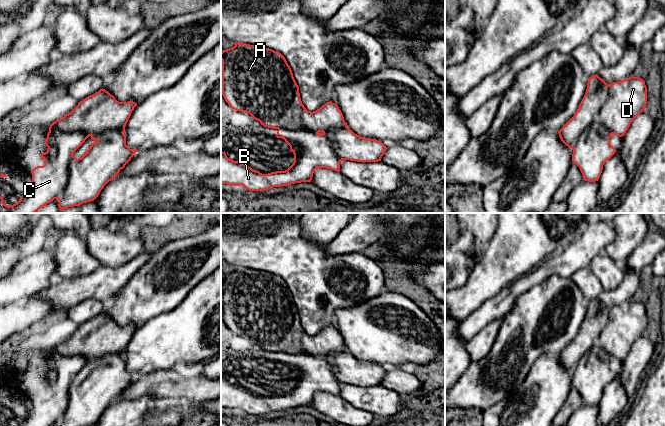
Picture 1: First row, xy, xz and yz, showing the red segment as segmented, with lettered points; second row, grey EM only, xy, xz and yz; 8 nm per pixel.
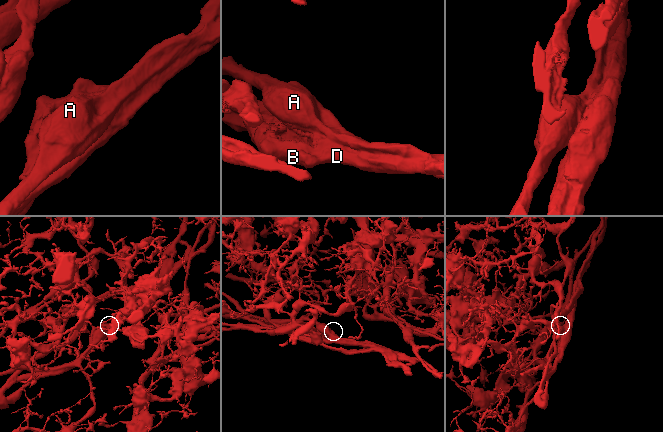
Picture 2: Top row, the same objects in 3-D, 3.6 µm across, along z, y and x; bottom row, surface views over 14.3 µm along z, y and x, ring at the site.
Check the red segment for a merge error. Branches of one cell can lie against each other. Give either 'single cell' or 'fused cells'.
fused cells

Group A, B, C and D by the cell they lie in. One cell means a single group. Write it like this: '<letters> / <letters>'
A / B C D

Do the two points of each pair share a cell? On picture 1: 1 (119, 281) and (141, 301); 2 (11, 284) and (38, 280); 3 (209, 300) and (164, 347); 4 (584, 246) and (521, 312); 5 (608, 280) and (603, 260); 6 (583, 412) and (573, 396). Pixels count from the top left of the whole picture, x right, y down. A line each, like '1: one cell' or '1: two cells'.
1: two cells
2: one cell
3: one cell
4: two cells
5: one cell
6: two cells

